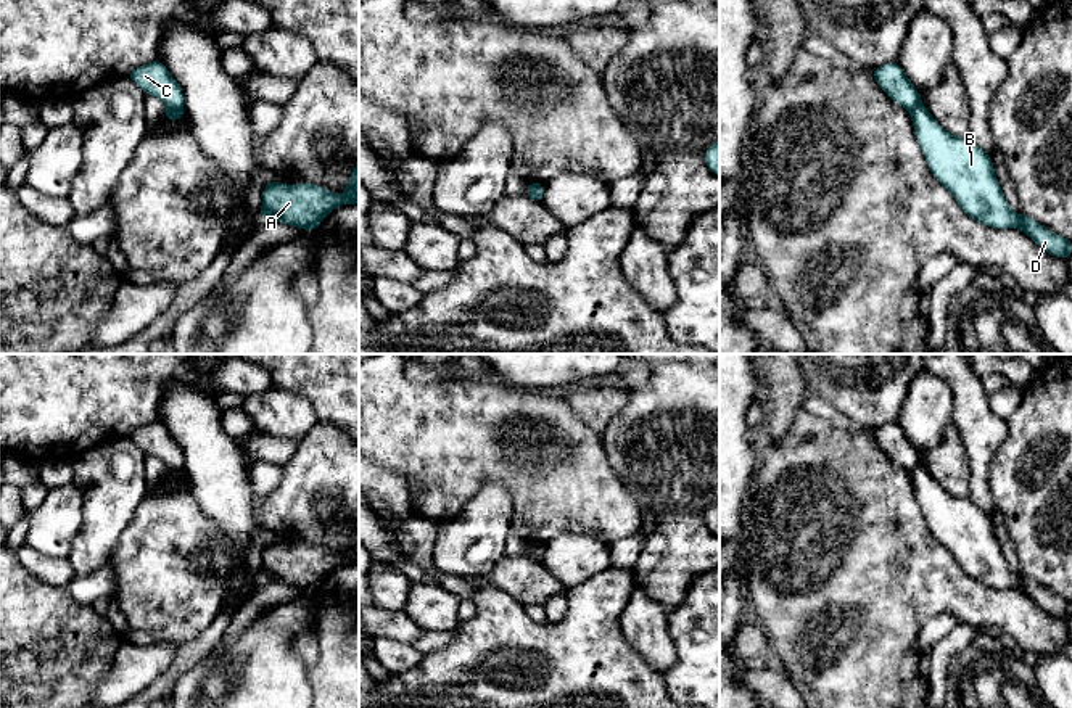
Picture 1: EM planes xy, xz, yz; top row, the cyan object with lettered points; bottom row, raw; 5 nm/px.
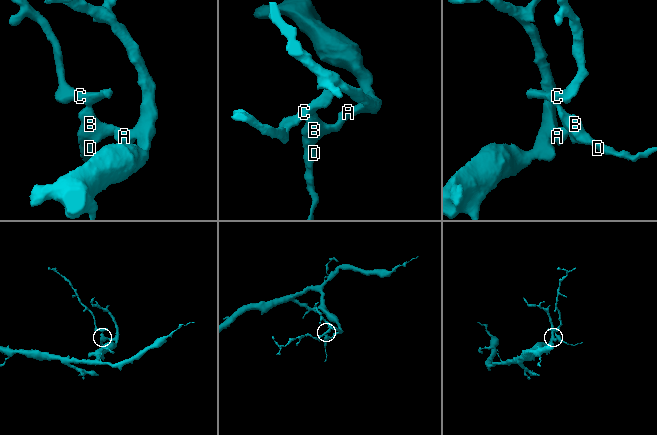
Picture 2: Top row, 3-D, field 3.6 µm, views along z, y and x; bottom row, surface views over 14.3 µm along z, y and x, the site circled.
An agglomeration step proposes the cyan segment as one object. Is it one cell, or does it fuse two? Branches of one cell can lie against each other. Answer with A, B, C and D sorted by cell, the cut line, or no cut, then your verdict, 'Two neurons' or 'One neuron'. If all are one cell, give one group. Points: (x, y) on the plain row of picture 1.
Groups: A B D / C. Split along xy (168, 467), (182, 470). Two neurons

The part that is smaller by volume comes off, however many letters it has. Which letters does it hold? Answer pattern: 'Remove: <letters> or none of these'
Remove: C

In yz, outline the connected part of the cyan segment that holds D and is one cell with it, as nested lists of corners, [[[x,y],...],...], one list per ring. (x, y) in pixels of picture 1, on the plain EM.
[[[922,463],[913,467],[909,475],[932,536],[953,555],[966,576],[992,589],[1019,589],[1051,616],[1066,621],[1072,616],[1072,600],[1009,570],[992,518],[971,497],[959,499],[946,492]]]

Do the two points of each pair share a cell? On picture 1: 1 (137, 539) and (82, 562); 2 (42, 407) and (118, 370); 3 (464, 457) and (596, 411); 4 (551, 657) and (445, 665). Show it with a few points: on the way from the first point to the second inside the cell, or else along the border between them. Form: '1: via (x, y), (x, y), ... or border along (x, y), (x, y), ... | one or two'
1: border along (132, 517), (107, 562) | two
2: via (61, 388), (71, 386), (87, 370), (98, 370) | one
3: border along (562, 398), (601, 438) | two
4: via (525, 663), (470, 665) | one

